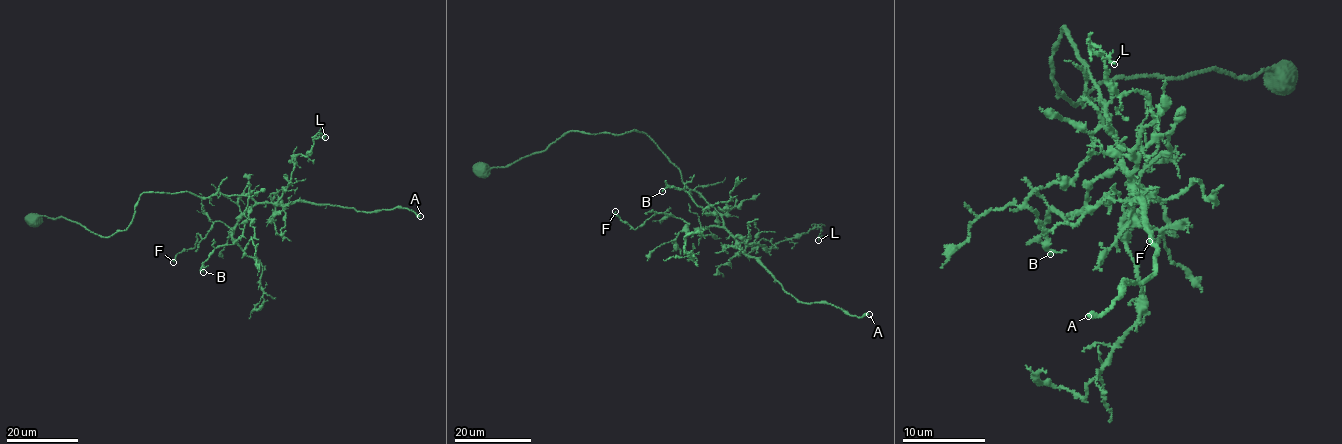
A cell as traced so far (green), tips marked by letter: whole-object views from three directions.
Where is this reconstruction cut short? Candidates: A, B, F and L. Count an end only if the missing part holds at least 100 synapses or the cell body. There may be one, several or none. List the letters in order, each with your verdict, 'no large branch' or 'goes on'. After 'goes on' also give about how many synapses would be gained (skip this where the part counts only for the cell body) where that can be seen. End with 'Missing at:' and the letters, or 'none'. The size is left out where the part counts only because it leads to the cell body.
A: goes on; about 250 synapses
B: no large branch
F: no large branch
L: no large branch
Missing at: A

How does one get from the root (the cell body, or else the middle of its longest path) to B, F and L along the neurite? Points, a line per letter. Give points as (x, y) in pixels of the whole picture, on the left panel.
B: (35, 221), (62, 217), (108, 237), (126, 229), (143, 193), (252, 199), (241, 237), (214, 249), (203, 272)
F: (35, 221), (62, 217), (108, 237), (126, 229), (143, 193), (254, 201), (233, 232), (216, 221), (173, 262)
L: (35, 221), (62, 217), (108, 237), (126, 229), (143, 193), (275, 203), (296, 156), (325, 137)

